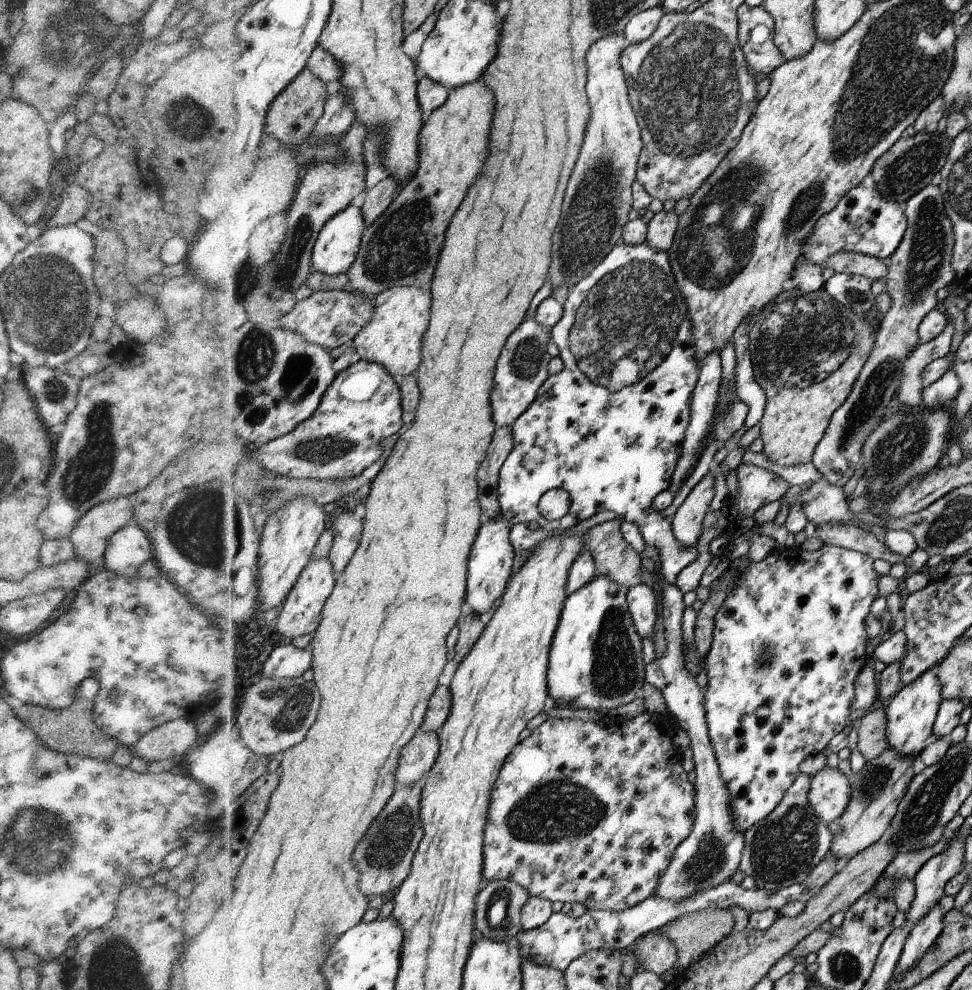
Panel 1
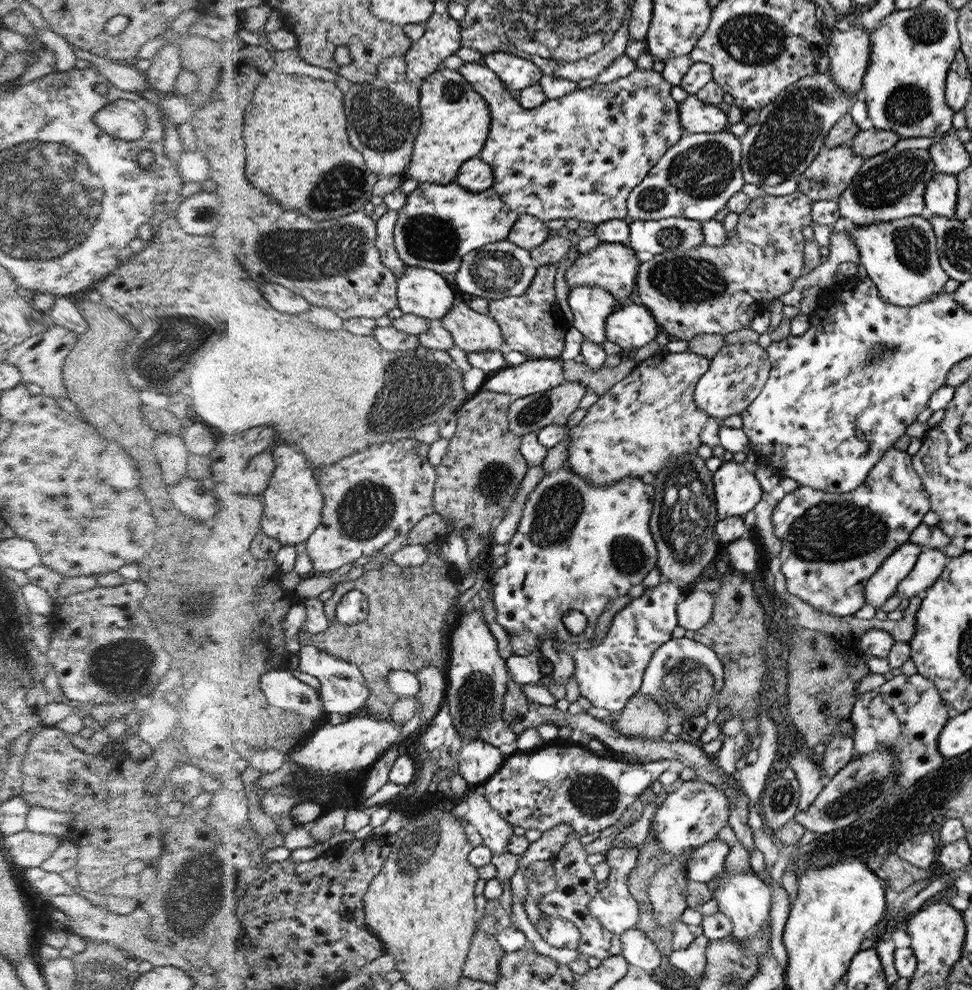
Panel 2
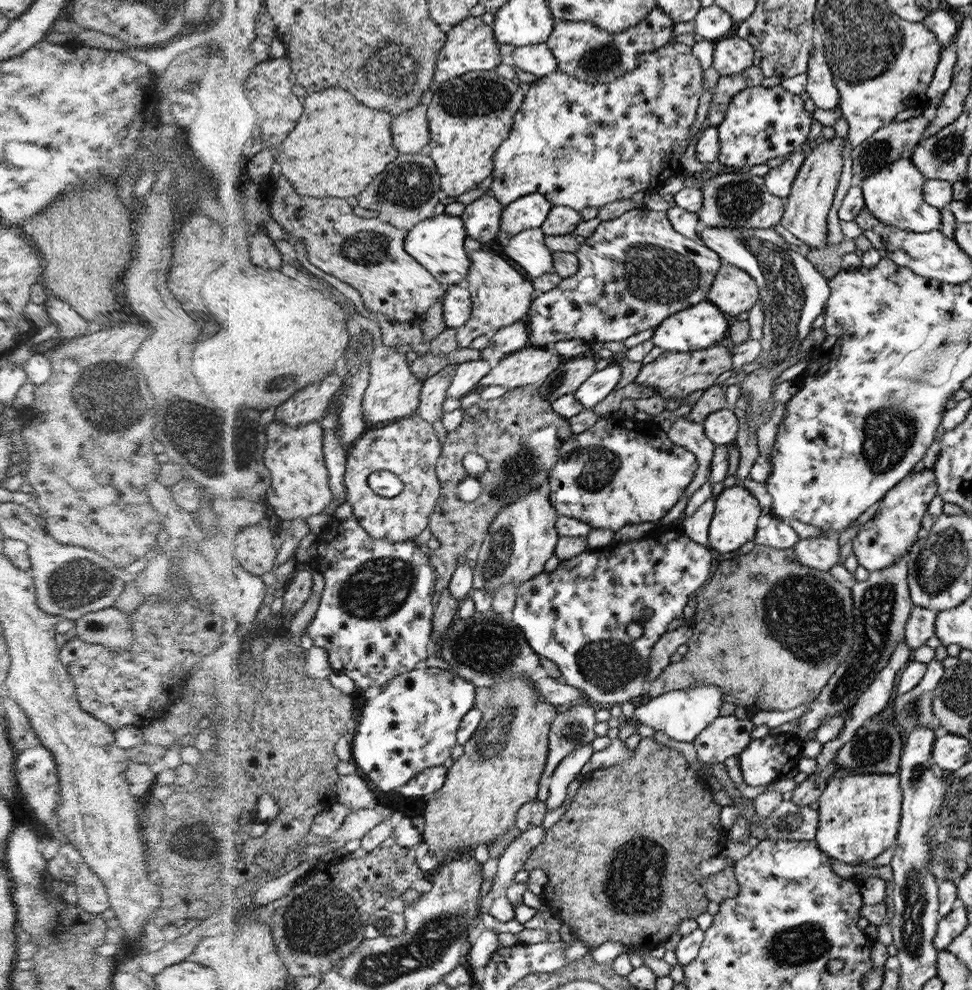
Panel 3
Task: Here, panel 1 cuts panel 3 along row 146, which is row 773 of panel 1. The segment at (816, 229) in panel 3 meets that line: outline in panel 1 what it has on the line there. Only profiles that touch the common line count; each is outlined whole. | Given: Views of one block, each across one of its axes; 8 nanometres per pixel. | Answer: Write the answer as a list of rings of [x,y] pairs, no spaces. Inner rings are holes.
[[[826,765],[811,777],[811,794],[809,796],[812,811],[824,825],[836,822],[844,816],[851,806],[852,786],[850,780],[838,768]]]

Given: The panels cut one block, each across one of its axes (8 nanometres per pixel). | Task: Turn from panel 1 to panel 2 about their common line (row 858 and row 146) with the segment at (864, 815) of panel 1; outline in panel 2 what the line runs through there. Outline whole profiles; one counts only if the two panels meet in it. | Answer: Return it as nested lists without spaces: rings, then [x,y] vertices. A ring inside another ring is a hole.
[[[843,144],[830,149],[824,147],[822,154],[818,155],[815,162],[798,177],[797,188],[814,201],[836,201],[853,182],[865,162],[866,159],[862,158],[860,154],[856,154],[855,148],[850,144]]]

